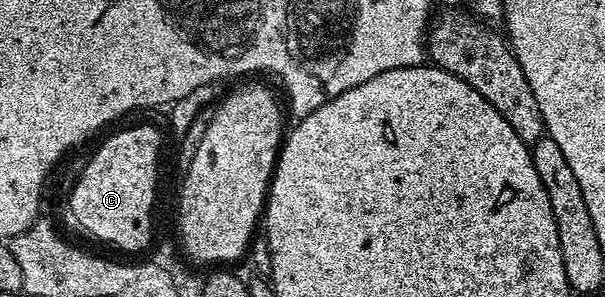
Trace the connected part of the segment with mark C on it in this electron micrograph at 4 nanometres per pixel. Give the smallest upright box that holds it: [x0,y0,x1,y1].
[70,124,161,252]

